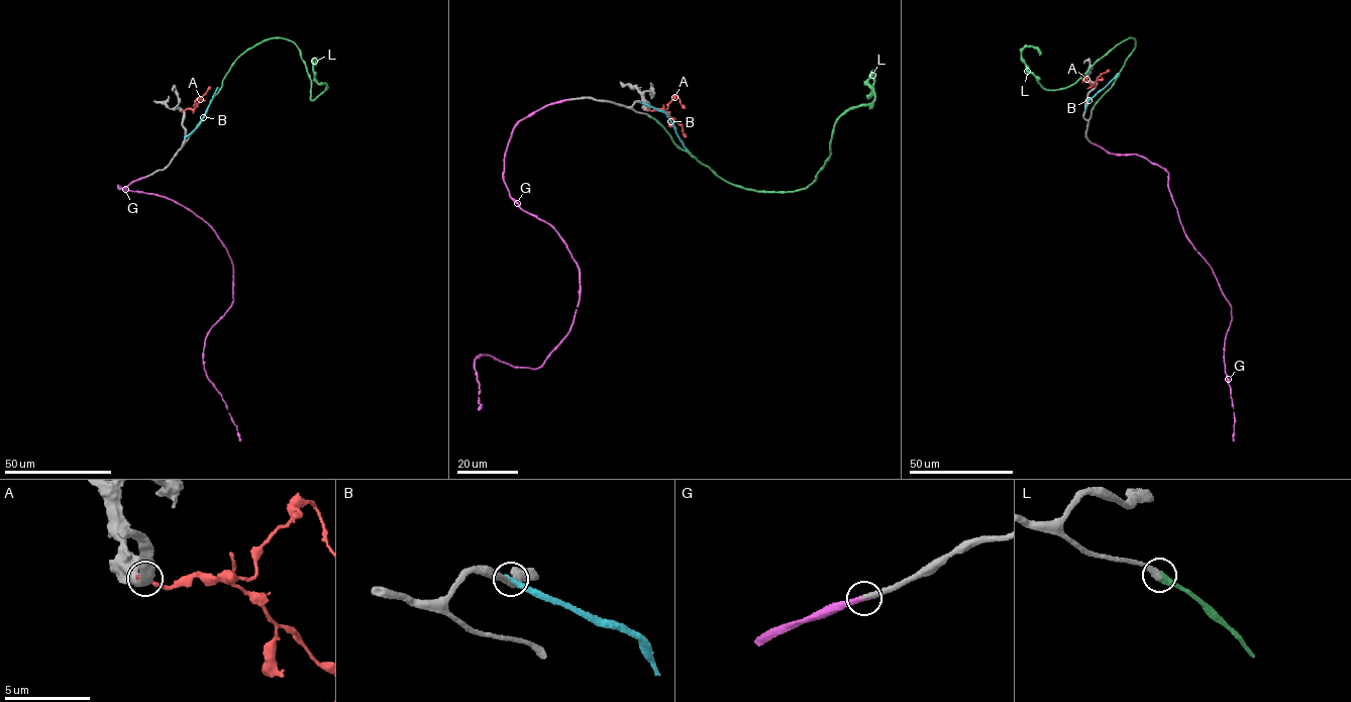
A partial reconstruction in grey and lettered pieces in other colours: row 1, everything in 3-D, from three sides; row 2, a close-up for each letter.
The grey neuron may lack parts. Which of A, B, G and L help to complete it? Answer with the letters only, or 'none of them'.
G, L

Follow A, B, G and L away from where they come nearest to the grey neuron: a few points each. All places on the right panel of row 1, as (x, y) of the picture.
A: (1095, 87), (1092, 85), (1109, 69)
B: (1084, 110), (1089, 100), (1118, 73)
G: (1093, 143), (1113, 154), (1143, 156), (1168, 173), (1183, 231), (1231, 306), (1224, 359), (1234, 440)
L: (1093, 108), (1134, 38), (1056, 90), (1028, 72), (1021, 51), (1034, 46), (1039, 55)

